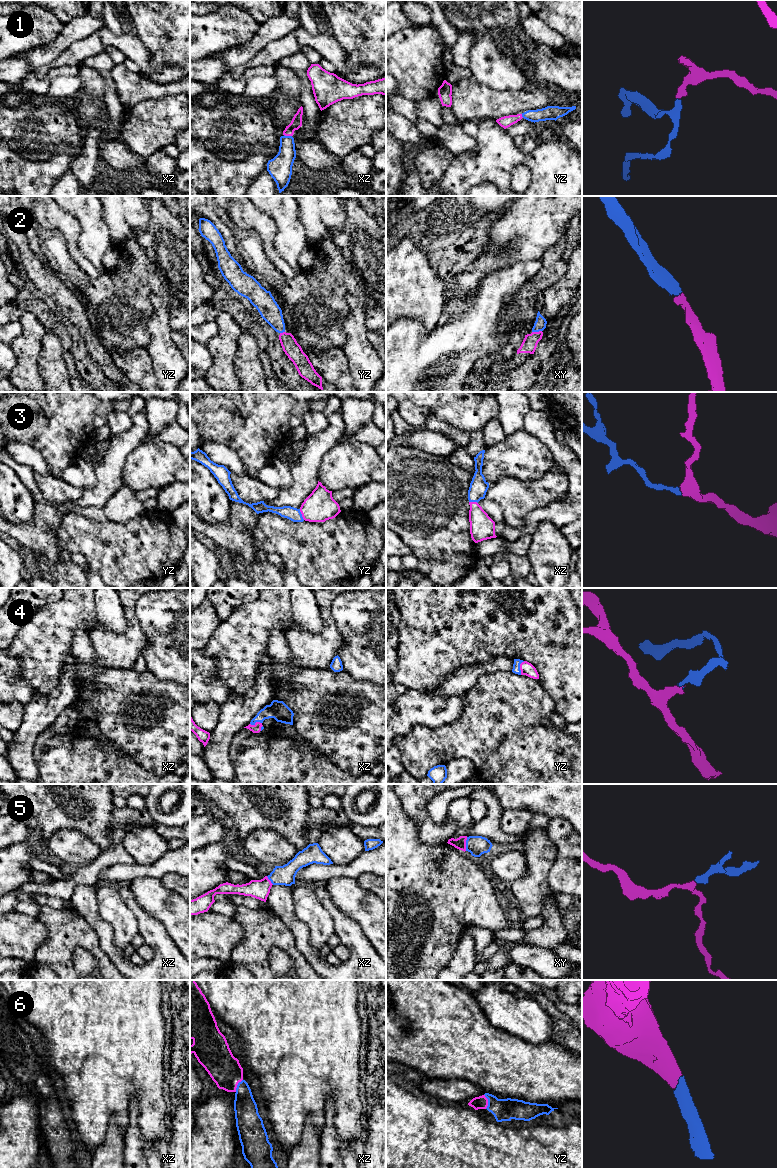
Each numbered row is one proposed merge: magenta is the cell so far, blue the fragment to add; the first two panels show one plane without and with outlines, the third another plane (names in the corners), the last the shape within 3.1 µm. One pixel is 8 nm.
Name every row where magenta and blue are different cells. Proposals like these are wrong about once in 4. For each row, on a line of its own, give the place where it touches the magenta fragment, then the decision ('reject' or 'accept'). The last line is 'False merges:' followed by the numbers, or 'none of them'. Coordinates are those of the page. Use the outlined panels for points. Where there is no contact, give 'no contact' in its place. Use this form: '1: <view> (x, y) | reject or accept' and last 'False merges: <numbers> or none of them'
1: xz (288, 135) | accept
2: xy (536, 332) | accept
3: yz (301, 513) | accept
4: yz (520, 667) | accept
5: xy (465, 844) | accept
6: yz (487, 1101) | accept
False merges: none of them

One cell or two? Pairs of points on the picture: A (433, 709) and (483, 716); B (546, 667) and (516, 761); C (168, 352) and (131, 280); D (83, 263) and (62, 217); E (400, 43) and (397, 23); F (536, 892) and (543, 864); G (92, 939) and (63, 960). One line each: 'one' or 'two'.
A: two
B: two
C: two
D: one
E: two
F: one
G: one

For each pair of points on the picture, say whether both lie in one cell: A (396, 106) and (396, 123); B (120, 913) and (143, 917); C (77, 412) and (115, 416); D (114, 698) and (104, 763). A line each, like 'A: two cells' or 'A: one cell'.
A: two cells
B: two cells
C: two cells
D: two cells

